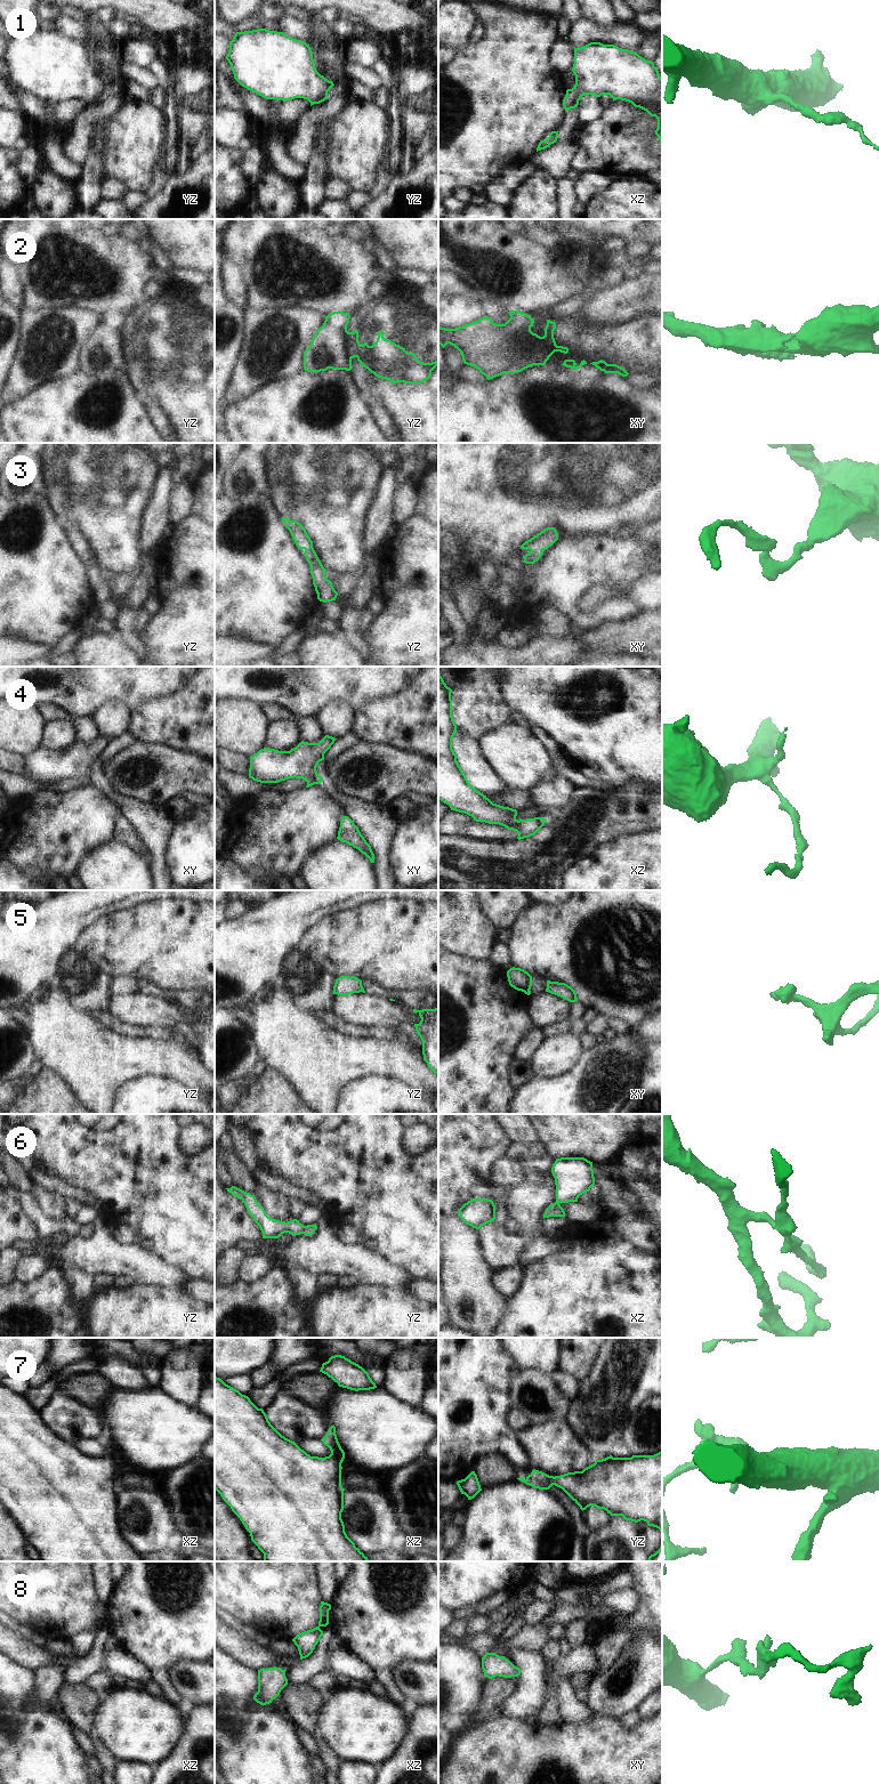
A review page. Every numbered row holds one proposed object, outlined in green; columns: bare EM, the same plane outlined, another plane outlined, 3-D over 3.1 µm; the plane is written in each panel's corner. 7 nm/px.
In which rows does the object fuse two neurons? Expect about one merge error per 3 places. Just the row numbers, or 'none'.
2, 6

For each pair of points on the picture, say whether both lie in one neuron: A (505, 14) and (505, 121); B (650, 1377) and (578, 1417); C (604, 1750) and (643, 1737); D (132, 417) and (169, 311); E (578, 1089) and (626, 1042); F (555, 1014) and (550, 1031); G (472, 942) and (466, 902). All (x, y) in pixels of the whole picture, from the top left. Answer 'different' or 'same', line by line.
A: same
B: same
C: same
D: different
E: same
F: different
G: same

